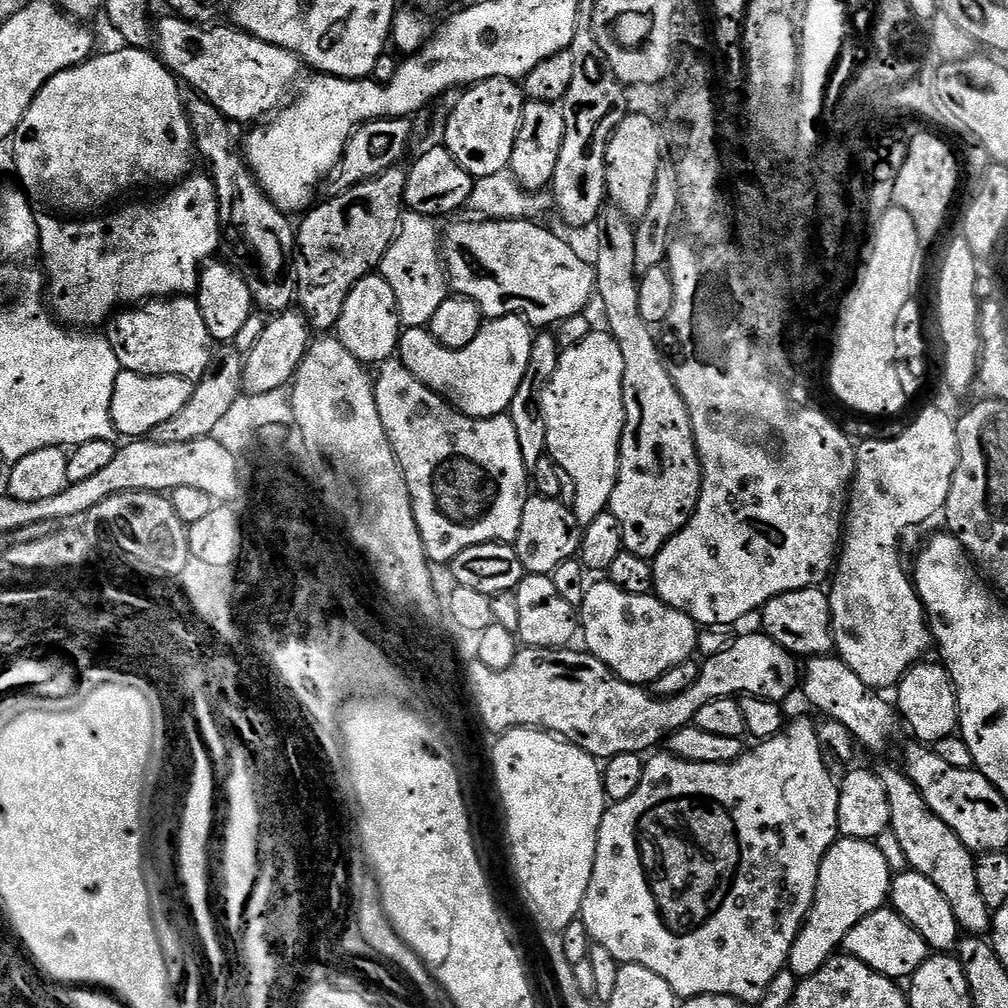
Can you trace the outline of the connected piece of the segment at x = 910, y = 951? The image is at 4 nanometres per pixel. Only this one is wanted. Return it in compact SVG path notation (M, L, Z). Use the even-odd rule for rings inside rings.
M891 906L874 910L874 914L866 914L866 918L862 918L854 930L846 934L842 948L847 955L866 962L866 966L878 974L897 982L911 978L930 955L926 938L922 938L922 934L918 934L918 930L914 930L914 926L910 926L910 922L906 922L906 918L899 916Z

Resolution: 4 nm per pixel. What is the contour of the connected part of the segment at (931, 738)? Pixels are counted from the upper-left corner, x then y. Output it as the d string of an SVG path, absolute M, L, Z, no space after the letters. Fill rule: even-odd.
M921 662L900 680L895 689L895 707L899 715L912 727L912 732L917 741L925 745L934 746L942 738L953 735L957 731L961 710L956 703L956 687L952 685L952 677L943 663L928 664Z

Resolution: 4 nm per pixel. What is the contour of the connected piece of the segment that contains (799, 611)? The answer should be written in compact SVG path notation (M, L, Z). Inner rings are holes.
M823 587L803 588L793 592L778 594L764 605L762 631L778 646L791 652L797 658L826 656L833 651L832 642L832 611L828 601L828 592ZM804 656L804 657L803 657Z

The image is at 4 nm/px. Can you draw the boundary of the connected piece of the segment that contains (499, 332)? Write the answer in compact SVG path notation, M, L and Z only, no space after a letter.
M497 316L489 319L480 329L478 338L465 348L447 348L434 339L428 328L404 328L400 333L398 358L430 390L434 390L452 407L472 416L475 420L485 420L491 416L505 415L514 402L514 394L518 394L518 386L522 386L522 378L526 378L526 366L530 366L530 350L534 339L534 329L523 316Z

